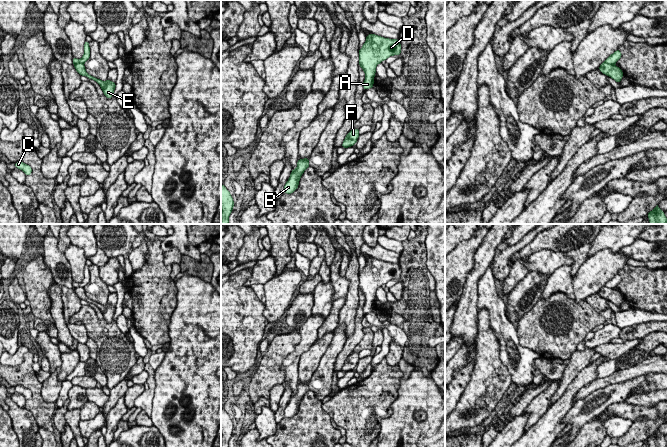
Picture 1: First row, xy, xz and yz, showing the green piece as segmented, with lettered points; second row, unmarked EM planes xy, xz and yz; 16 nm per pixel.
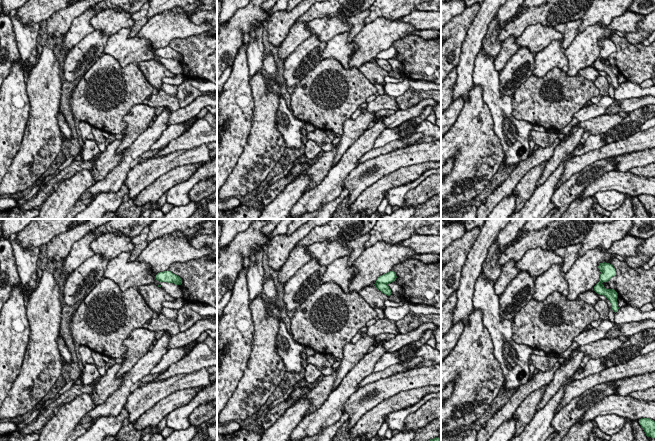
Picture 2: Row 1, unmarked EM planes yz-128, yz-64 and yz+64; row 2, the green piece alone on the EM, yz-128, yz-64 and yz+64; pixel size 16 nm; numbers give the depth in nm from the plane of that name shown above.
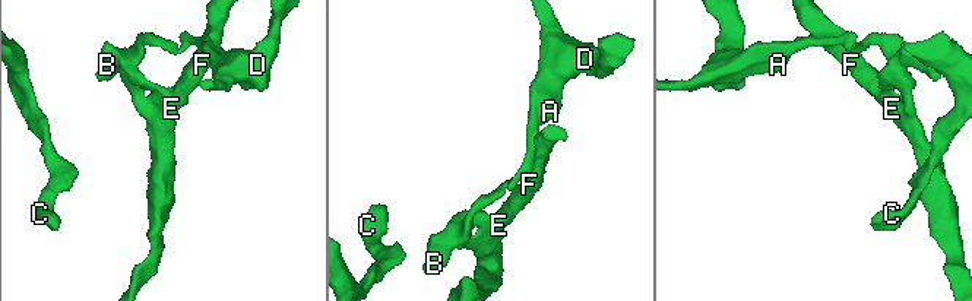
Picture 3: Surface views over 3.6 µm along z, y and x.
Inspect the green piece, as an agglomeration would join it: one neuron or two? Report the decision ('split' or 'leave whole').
split

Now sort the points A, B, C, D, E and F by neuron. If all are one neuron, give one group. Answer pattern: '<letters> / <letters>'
A B D / C E F

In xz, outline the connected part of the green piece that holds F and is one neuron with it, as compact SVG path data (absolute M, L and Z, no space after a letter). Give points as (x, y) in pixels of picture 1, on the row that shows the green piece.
M352 129L345 137L342 147L343 148L348 148L352 147L353 145L356 144L357 139L359 137L359 129Z

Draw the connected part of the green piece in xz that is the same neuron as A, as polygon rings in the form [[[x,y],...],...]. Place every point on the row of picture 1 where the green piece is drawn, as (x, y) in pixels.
[[[373,33],[366,36],[366,41],[359,49],[359,66],[365,72],[364,90],[373,88],[376,67],[390,56],[401,54],[398,39],[384,38]]]

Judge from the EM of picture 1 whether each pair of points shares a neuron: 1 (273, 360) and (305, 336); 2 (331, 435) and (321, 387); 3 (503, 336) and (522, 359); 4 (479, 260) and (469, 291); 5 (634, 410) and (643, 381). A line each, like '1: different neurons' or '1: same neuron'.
1: different neurons
2: different neurons
3: same neuron
4: same neuron
5: different neurons

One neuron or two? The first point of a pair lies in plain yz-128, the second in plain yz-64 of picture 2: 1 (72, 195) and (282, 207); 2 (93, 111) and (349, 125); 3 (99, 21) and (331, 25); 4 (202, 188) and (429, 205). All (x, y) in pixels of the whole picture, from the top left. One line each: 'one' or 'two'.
1: one
2: two
3: one
4: two

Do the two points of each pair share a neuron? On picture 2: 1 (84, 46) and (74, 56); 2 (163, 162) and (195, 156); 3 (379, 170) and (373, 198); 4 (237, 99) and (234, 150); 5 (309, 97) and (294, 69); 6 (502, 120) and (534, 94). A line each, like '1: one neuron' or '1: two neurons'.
1: one neuron
2: one neuron
3: two neurons
4: one neuron
5: two neurons
6: two neurons

